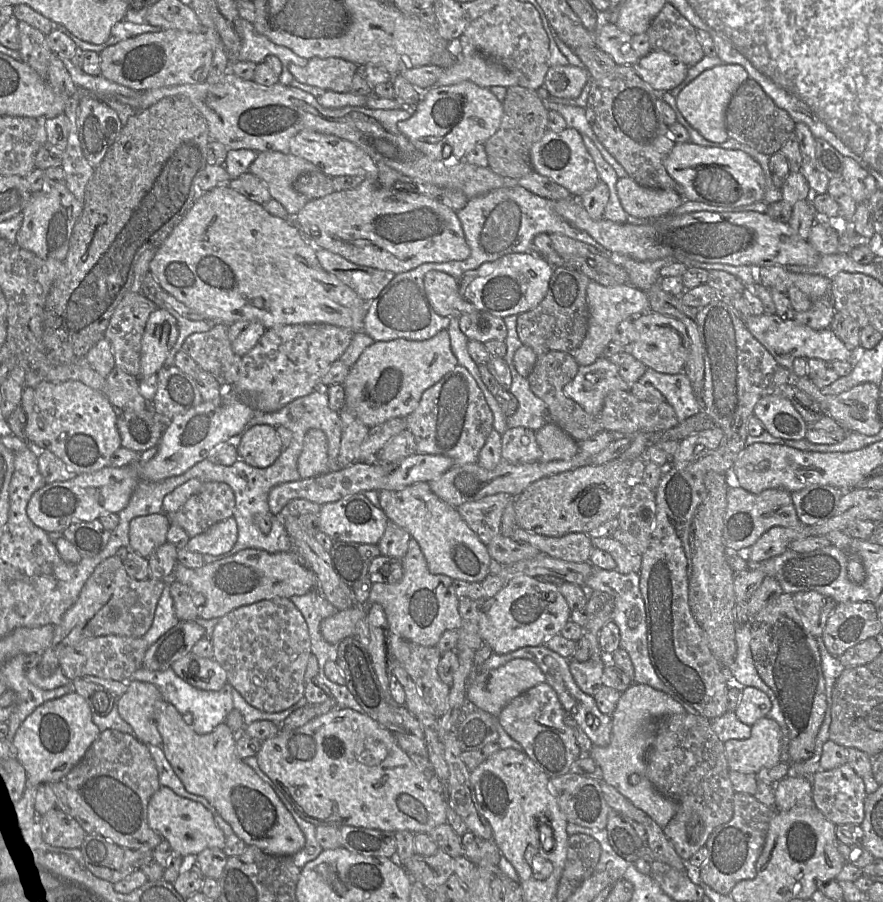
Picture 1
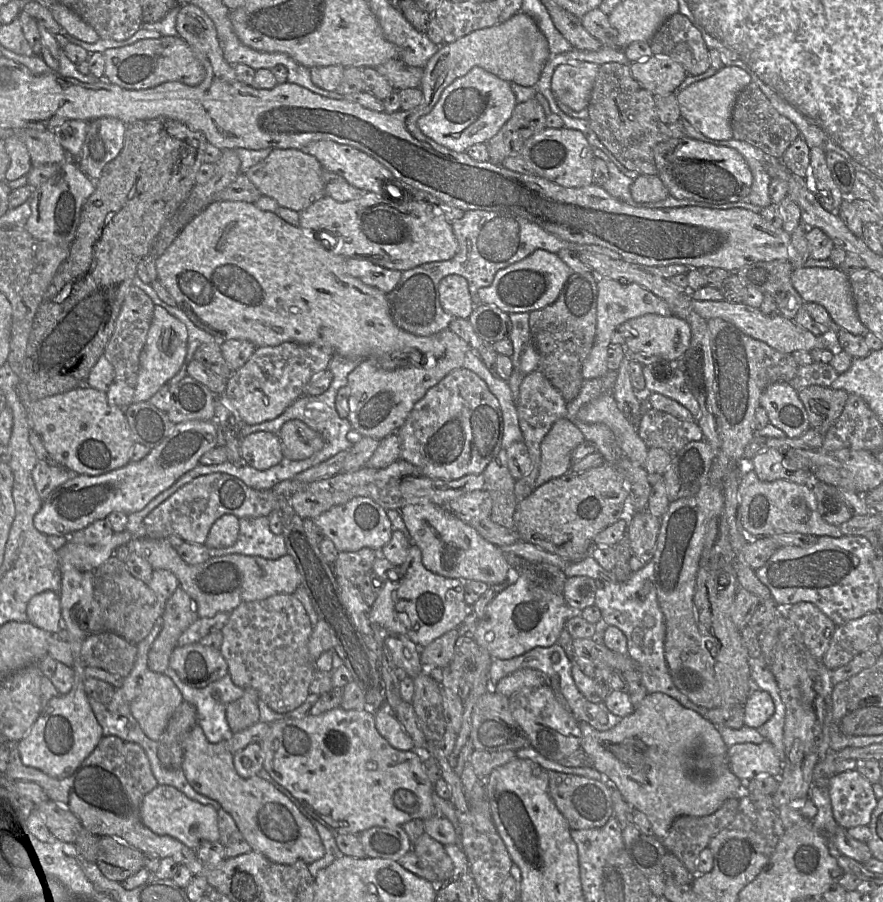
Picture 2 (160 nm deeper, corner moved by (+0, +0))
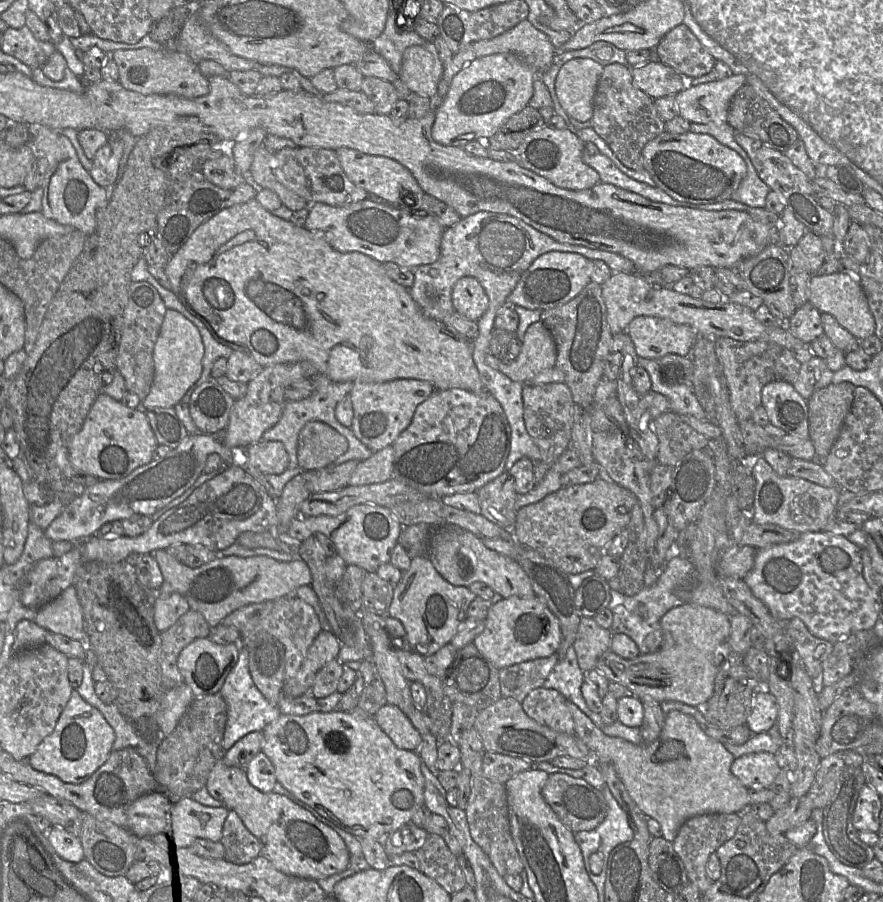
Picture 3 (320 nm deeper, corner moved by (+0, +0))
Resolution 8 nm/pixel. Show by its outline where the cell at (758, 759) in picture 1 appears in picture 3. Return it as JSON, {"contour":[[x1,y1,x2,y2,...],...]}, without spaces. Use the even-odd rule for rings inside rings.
{"contour":[[758,752,735,758,731,772,748,789,769,788,779,774,780,768,774,754]]}

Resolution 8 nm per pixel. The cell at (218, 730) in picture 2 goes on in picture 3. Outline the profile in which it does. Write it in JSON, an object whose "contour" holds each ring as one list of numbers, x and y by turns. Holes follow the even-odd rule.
{"contour":[[242,646,239,650,239,657,236,665,227,676,220,694,227,704,227,723,223,736,222,747,228,751,245,735,263,731,270,722,274,721,280,714,277,704,270,703,255,685,248,666,249,652]]}

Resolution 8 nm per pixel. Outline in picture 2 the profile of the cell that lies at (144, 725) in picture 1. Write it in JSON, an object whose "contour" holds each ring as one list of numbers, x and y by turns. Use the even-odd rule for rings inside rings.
{"contour":[[147,670,130,710,145,735,158,742,171,716,183,702,180,690,169,676]]}

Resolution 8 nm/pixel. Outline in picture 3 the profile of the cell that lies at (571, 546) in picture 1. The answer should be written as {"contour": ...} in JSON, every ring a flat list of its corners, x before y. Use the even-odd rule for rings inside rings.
{"contour":[[504,470,498,477,482,486,477,494,481,515,502,529,511,529,515,521,518,494,510,473]]}

